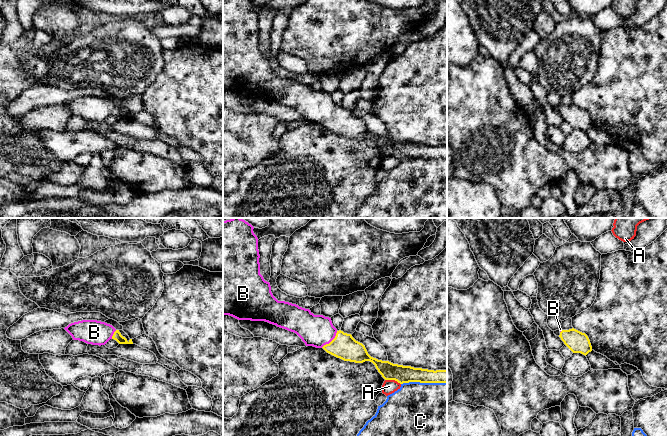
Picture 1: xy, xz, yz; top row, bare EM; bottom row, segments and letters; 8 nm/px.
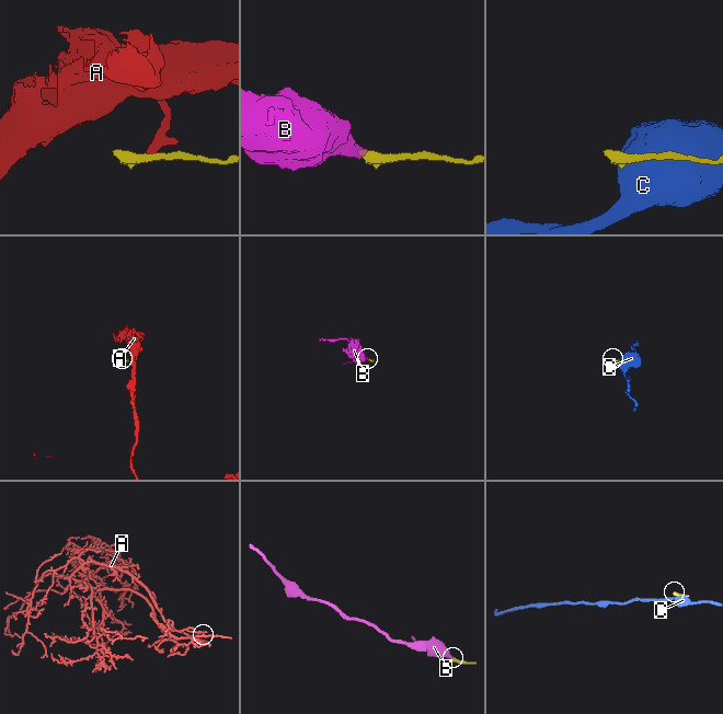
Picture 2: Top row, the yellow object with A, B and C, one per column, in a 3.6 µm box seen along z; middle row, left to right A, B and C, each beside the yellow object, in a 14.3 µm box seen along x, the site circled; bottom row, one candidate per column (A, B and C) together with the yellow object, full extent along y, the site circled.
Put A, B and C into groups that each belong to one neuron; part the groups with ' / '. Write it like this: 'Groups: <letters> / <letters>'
Groups: A / B / C

